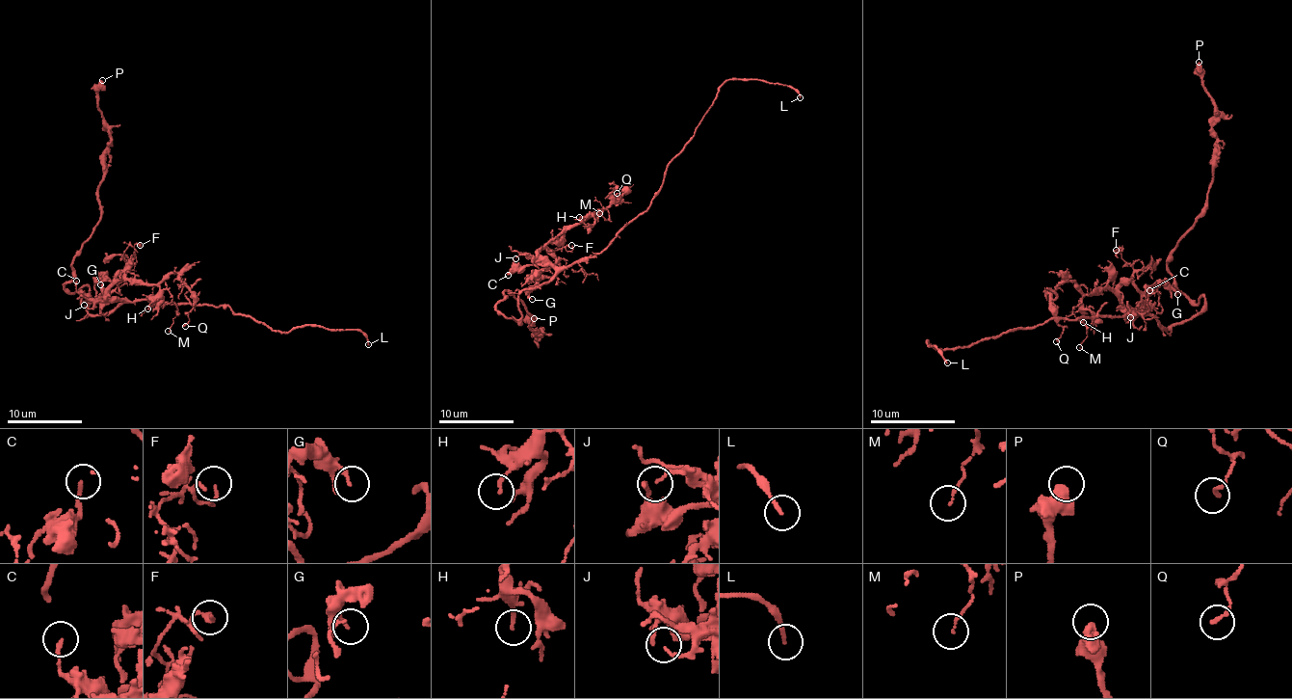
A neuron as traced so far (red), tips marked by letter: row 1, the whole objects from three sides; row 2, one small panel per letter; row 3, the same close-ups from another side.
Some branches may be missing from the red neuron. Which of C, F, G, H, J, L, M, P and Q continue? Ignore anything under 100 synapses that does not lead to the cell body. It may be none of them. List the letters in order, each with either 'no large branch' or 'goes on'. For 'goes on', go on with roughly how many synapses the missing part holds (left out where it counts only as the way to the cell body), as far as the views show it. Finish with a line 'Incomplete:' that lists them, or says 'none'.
C: no large branch
F: no large branch
G: no large branch
H: no large branch
J: no large branch
L: goes on
M: no large branch
P: no large branch
Q: no large branch
Incomplete: L

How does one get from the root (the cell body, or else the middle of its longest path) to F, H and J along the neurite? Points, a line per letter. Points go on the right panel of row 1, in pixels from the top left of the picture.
F: (1149, 315), (1139, 307), (1141, 292), (1132, 283), (1132, 269), (1118, 252), (1121, 247), (1116, 250)
H: (1149, 315), (1130, 313), (1111, 290), (1096, 290), (1081, 301), (1083, 322)
J: (1149, 315), (1130, 313), (1126, 322), (1130, 317)

